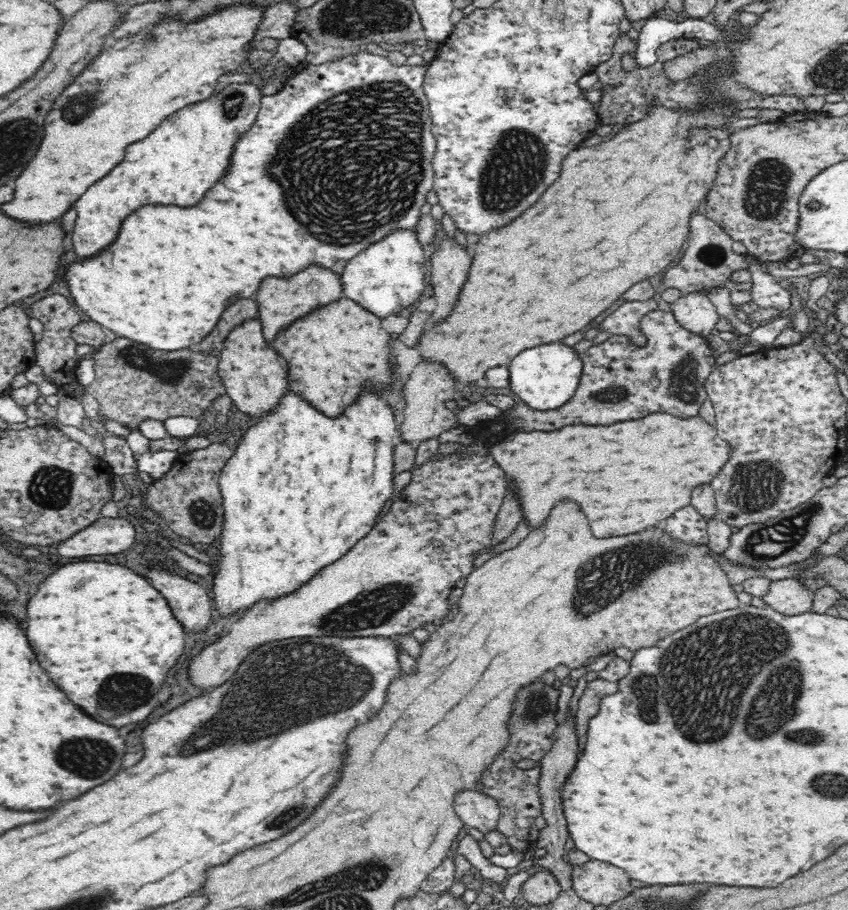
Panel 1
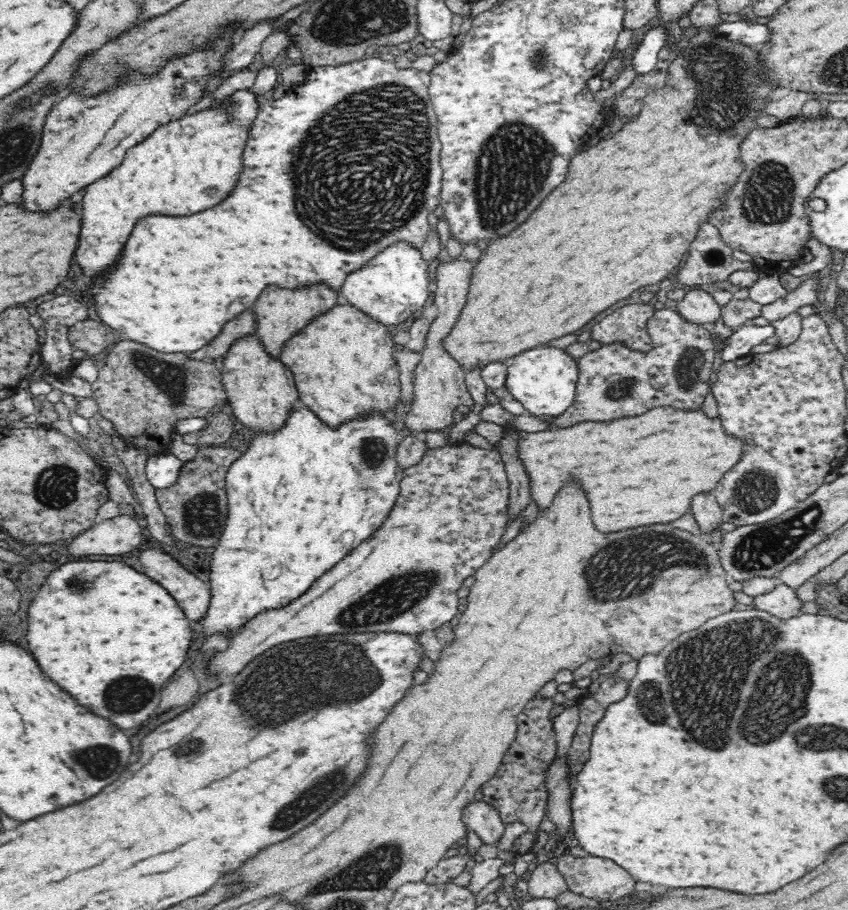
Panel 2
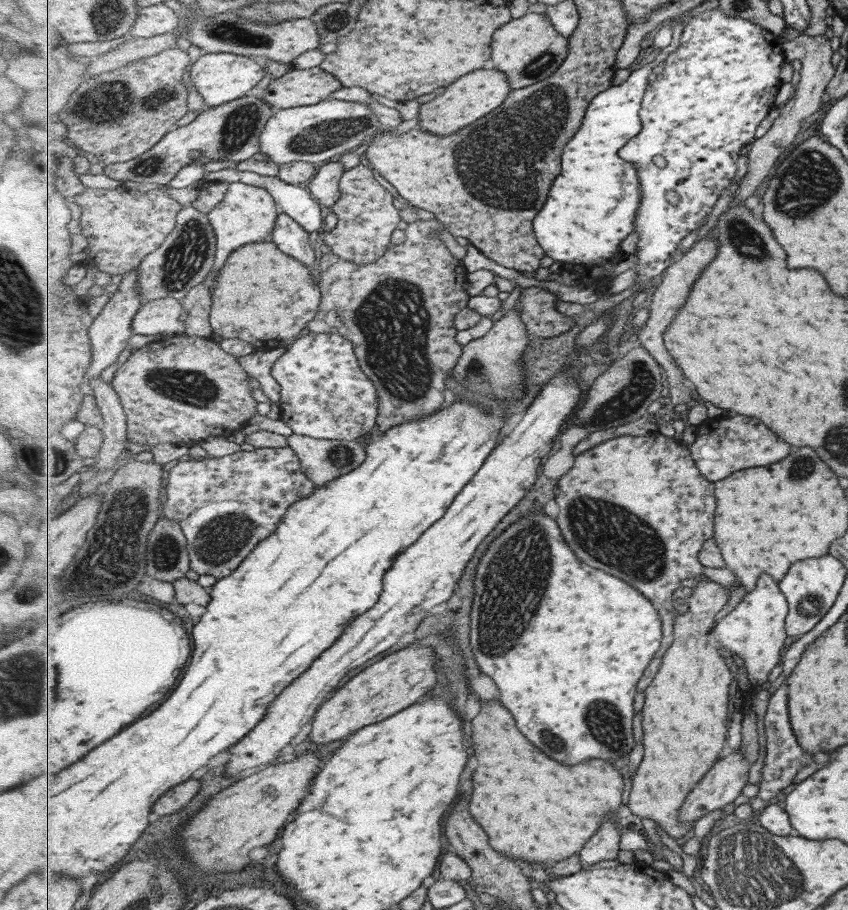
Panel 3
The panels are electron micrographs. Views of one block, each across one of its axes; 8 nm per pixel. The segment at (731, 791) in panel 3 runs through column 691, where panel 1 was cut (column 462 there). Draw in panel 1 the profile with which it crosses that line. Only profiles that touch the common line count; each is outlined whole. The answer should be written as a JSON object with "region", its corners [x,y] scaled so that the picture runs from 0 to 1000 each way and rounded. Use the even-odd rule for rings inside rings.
{"region":[[[566,869],[545,870],[537,877],[537,892],[545,900],[548,910],[561,910],[568,916],[587,911],[591,891],[586,881]]]}

